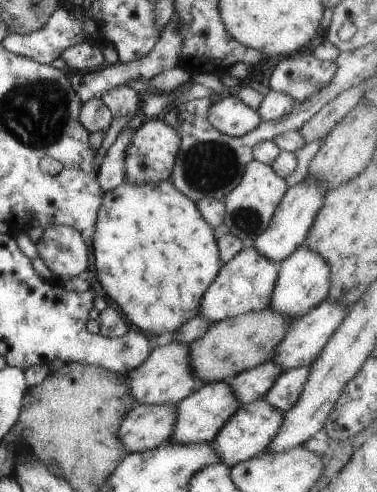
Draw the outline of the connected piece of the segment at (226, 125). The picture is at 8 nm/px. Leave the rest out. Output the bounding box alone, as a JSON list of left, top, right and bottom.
[208,93,263,137]

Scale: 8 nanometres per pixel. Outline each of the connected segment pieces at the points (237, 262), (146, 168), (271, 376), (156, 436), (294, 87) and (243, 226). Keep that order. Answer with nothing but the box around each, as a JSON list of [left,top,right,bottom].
[[200,246,281,323],[124,117,180,184],[226,360,284,405],[118,404,178,455],[269,51,336,104],[224,159,288,241]]

